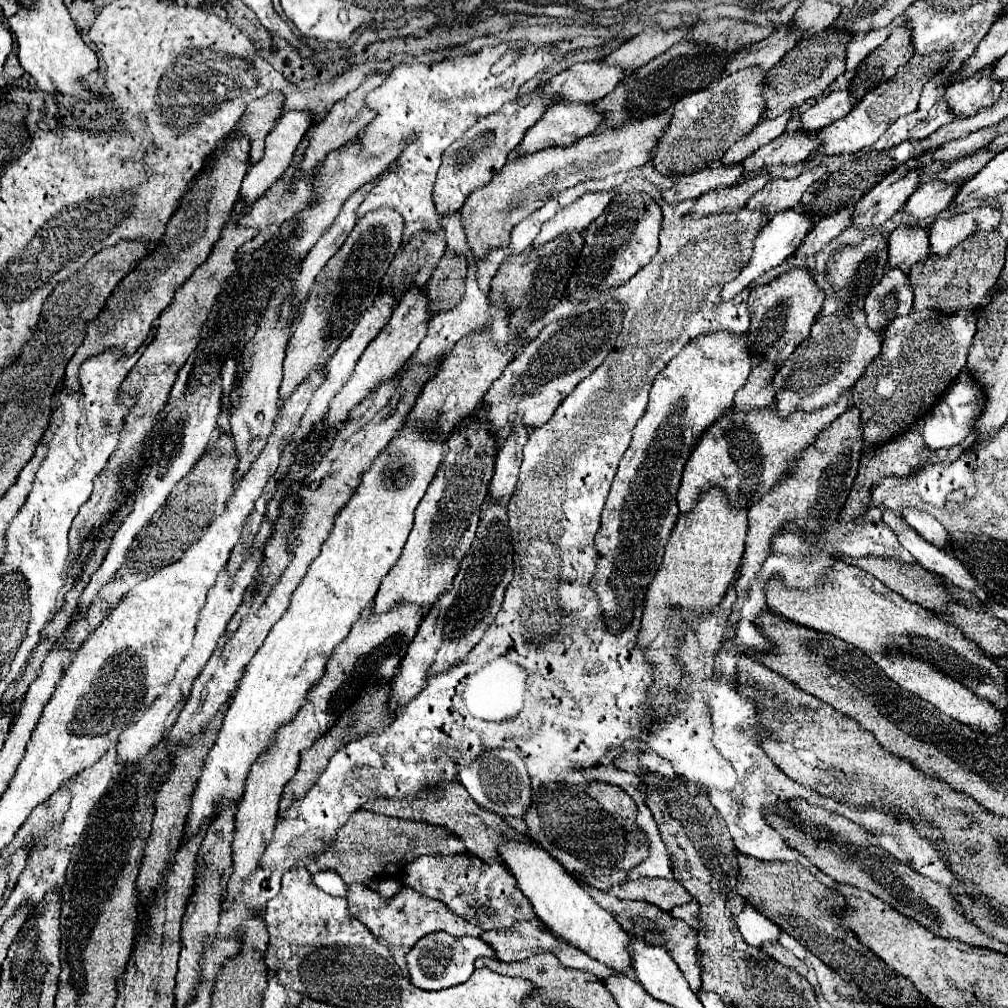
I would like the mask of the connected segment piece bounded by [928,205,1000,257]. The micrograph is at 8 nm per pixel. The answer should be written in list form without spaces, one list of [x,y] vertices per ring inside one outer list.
[[[990,205],[976,207],[964,215],[956,215],[950,219],[936,219],[930,227],[930,253],[938,257],[948,257],[954,247],[958,247],[968,237],[978,231],[992,231],[1000,223],[1000,211]]]

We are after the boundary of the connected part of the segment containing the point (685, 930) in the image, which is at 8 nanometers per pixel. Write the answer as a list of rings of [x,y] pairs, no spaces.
[[[582,883],[582,887],[586,887],[588,895],[600,905],[604,907],[622,927],[626,933],[644,939],[648,945],[656,945],[656,947],[664,947],[668,951],[668,955],[672,957],[672,961],[678,965],[678,969],[682,971],[684,979],[688,981],[688,985],[692,987],[692,991],[698,993],[700,989],[700,965],[696,961],[698,949],[696,949],[696,931],[692,927],[688,927],[684,921],[674,919],[670,913],[660,911],[656,905],[646,903],[646,901],[622,901],[610,893],[604,891],[596,891],[594,887]]]

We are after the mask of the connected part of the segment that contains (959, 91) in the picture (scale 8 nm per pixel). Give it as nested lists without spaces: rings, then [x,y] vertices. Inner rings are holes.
[[[984,67],[982,71],[976,71],[970,79],[958,81],[944,91],[948,109],[956,113],[956,117],[976,115],[978,109],[990,107],[998,101],[1002,83],[990,79],[990,71],[992,67]]]

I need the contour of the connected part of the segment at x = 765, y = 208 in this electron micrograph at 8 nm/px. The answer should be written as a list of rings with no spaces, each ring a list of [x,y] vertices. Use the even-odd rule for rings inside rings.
[[[824,165],[814,167],[810,171],[804,171],[800,177],[784,181],[784,179],[774,179],[766,183],[764,189],[760,189],[756,195],[752,195],[746,201],[746,207],[750,211],[760,211],[768,219],[772,219],[776,213],[788,211],[796,207],[802,199],[802,193],[816,181],[820,179],[828,169]]]

